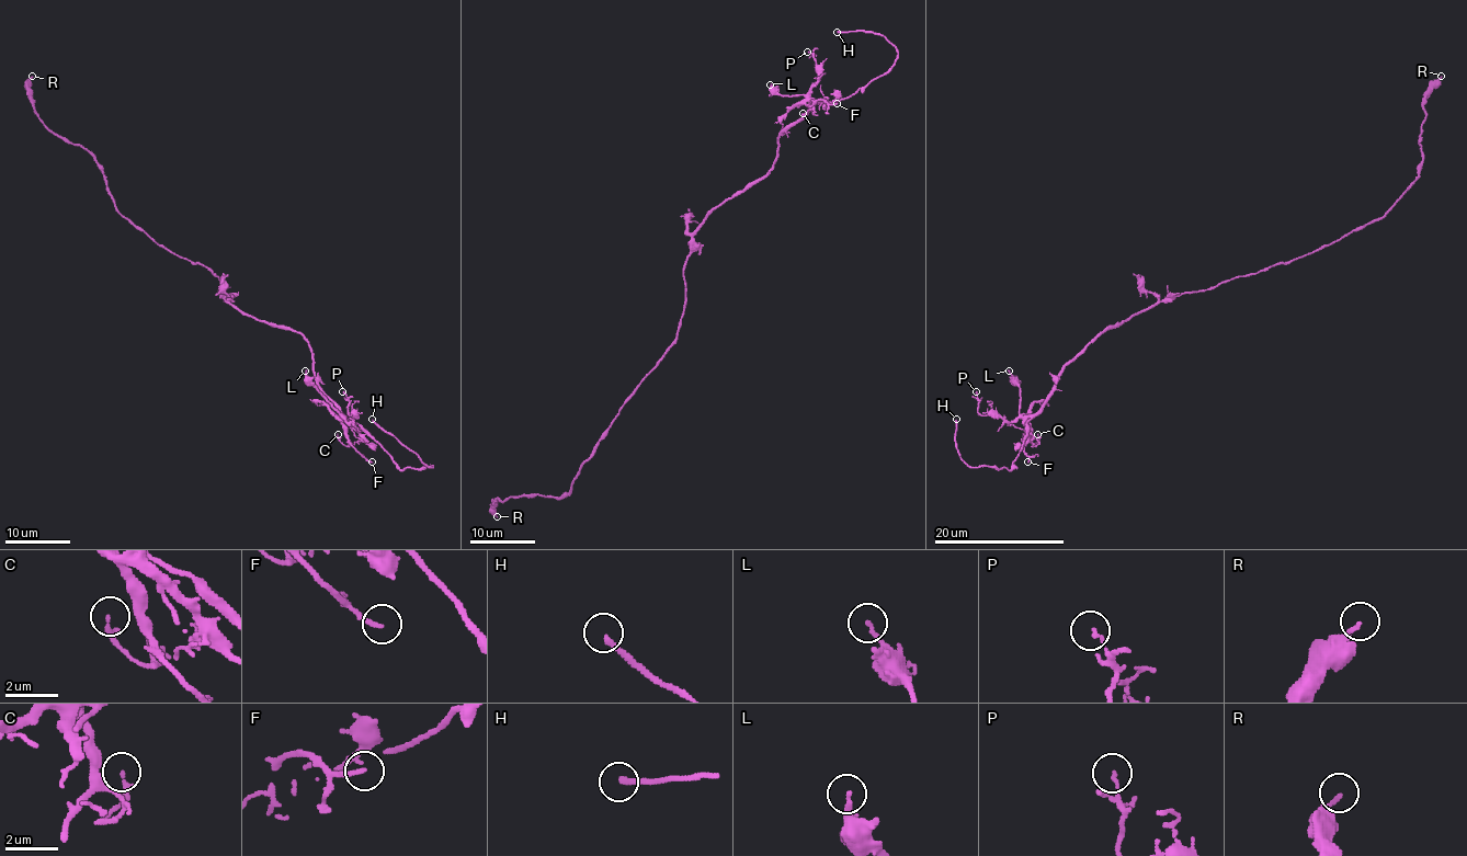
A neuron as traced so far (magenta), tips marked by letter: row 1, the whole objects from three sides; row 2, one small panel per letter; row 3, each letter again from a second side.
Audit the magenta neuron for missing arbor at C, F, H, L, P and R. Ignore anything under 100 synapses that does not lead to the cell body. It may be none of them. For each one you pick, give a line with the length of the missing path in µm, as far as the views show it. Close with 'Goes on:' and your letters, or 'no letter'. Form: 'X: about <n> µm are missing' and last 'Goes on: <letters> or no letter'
H: about 45 µm are missing
Goes on: H

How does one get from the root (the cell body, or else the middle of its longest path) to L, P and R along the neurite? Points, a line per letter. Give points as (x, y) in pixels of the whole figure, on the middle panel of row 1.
L: (689, 253), (702, 220), (766, 173), (779, 136), (807, 110), (804, 95), (782, 95), (770, 84)
P: (689, 253), (702, 220), (766, 173), (779, 136), (807, 110), (807, 93), (817, 81), (814, 55), (807, 52)
R: (689, 253), (675, 341), (581, 465), (570, 492), (498, 499), (497, 516)

